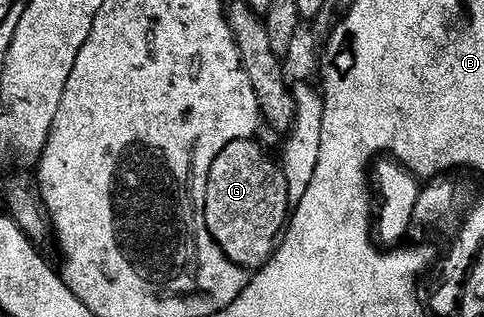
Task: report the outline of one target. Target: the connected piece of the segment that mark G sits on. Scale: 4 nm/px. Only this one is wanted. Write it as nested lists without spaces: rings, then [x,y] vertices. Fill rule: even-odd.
[[[257,139],[237,140],[228,146],[216,158],[210,175],[210,189],[206,199],[206,215],[210,217],[210,230],[226,255],[247,270],[257,270],[268,263],[292,219],[292,185],[286,177],[286,170],[278,160],[274,161],[260,145]]]

